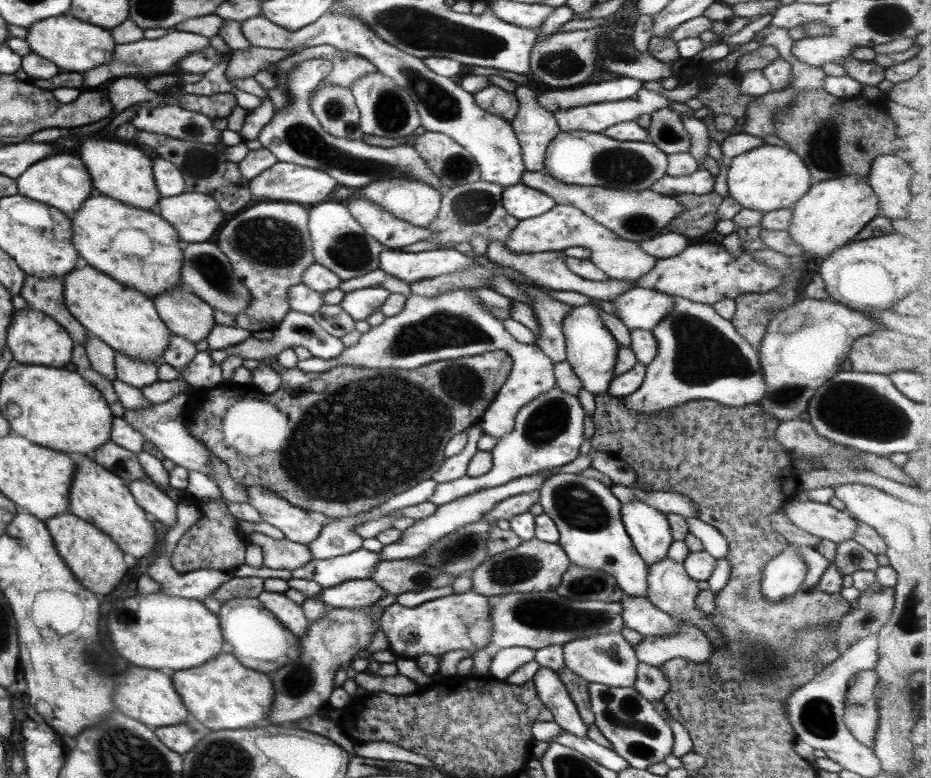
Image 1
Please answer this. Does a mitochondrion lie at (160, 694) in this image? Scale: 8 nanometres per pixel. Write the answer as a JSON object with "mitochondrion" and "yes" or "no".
{"mitochondrion":"no"}

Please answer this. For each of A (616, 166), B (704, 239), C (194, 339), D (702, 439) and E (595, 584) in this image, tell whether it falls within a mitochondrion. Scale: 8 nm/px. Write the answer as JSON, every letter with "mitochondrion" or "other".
{"A":"mitochondrion","B":"other","C":"other","D":"other","E":"mitochondrion"}

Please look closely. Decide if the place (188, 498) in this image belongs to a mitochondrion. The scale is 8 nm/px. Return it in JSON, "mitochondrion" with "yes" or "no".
{"mitochondrion":"no"}

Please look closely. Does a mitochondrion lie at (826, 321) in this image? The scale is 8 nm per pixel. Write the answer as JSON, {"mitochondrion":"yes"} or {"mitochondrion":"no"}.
{"mitochondrion":"no"}

